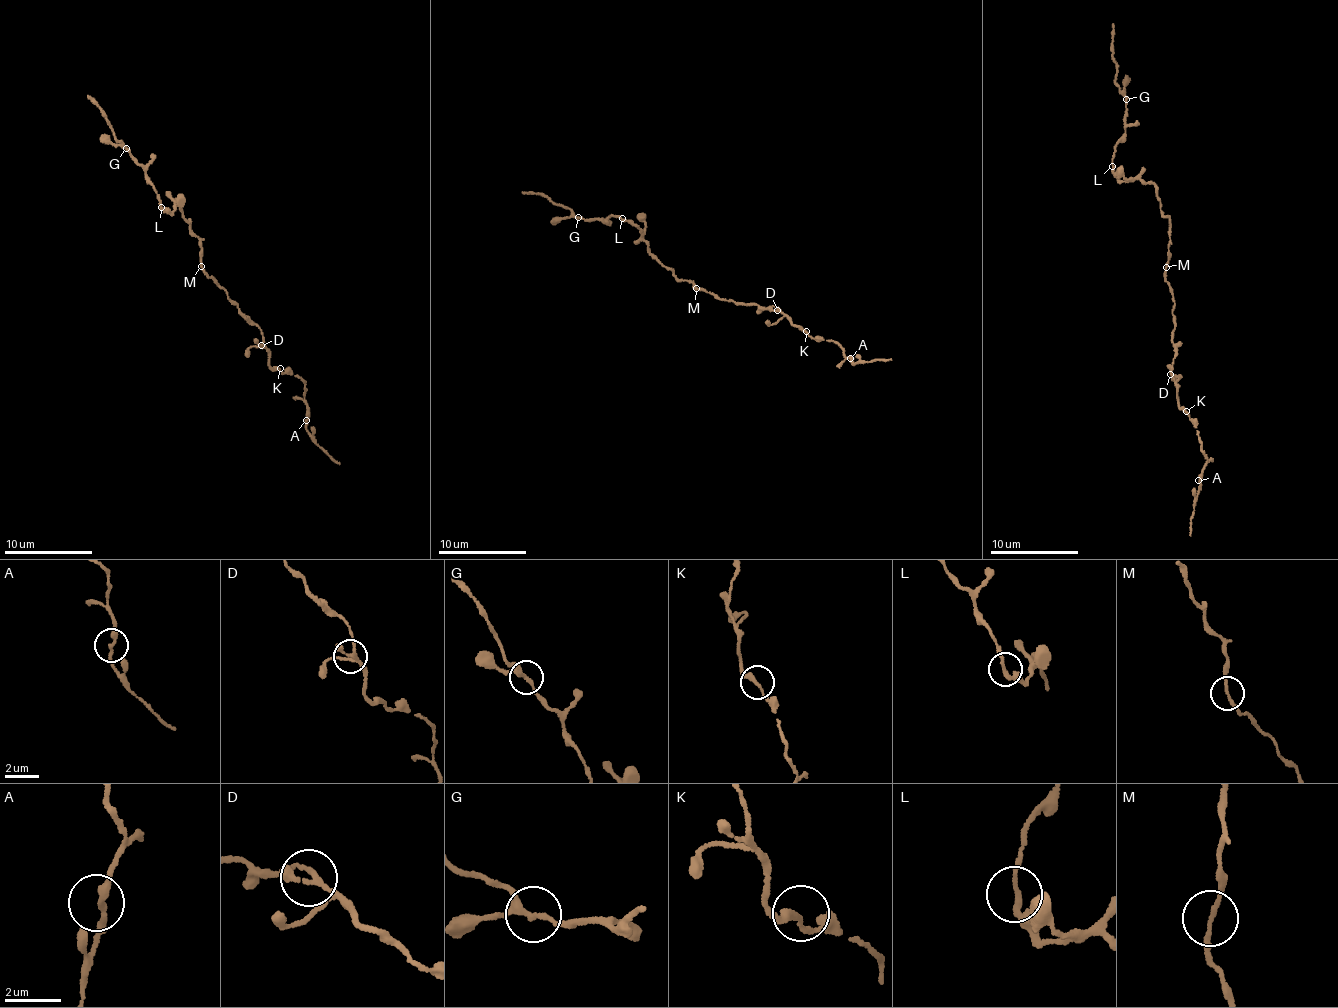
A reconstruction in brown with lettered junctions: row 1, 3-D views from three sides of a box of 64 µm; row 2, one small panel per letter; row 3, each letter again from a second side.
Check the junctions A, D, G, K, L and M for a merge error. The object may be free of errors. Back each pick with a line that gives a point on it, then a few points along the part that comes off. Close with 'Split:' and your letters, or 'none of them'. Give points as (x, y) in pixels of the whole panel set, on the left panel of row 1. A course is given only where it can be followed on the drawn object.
Split: none of them

